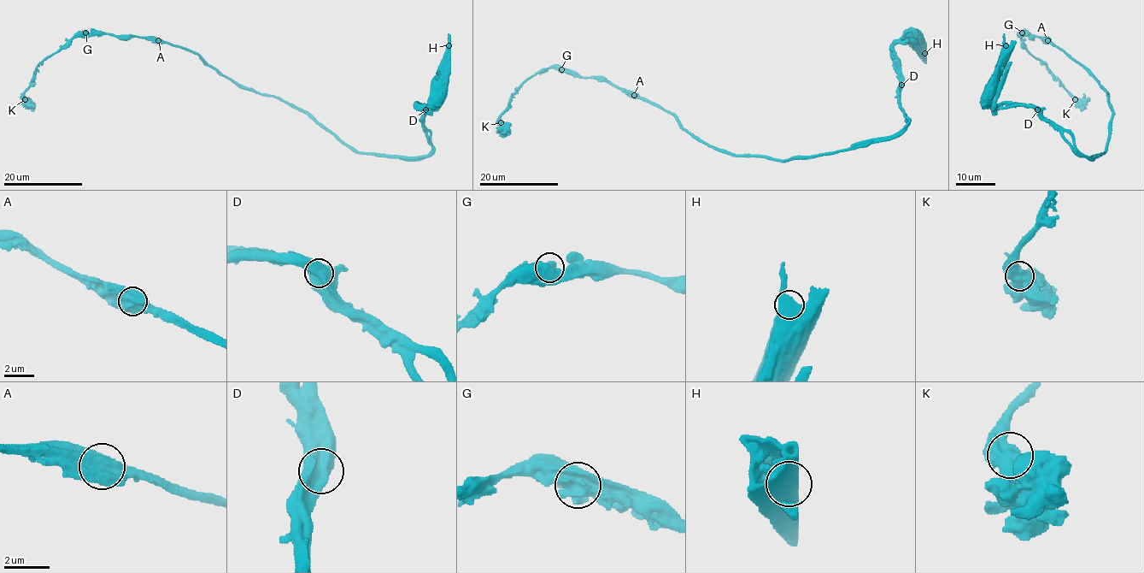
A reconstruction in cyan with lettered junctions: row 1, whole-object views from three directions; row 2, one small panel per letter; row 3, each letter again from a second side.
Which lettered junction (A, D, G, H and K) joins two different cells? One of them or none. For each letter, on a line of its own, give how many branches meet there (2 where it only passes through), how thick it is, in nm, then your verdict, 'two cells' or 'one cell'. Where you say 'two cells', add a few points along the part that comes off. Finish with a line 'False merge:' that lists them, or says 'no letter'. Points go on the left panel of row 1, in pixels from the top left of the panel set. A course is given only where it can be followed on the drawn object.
A: 2 | 800 nm | one cell
D: 2 | 800 nm | two cells | (426, 109), (424, 156), (365, 154), (196, 54), (102, 34), (73, 37), (37, 67), (24, 97), (32, 111)
G: 2 | 750 nm | one cell
H: 2 | 750 nm | one cell
K: 2 | 750 nm | one cell
False merge: D

